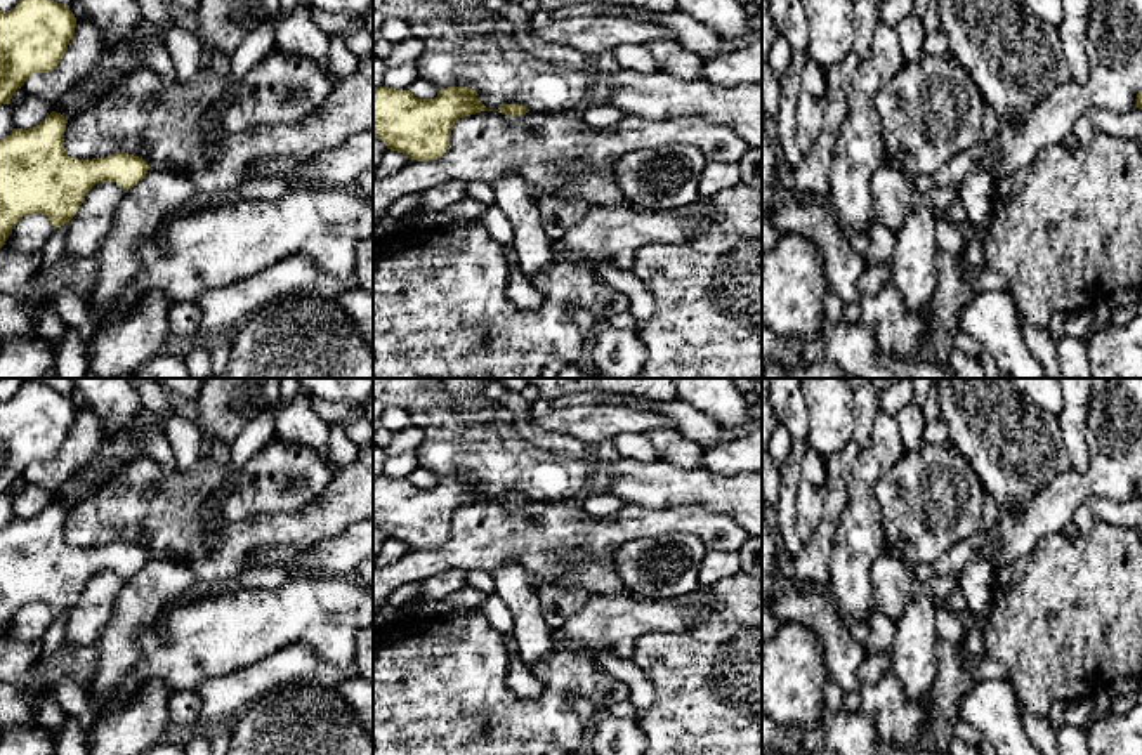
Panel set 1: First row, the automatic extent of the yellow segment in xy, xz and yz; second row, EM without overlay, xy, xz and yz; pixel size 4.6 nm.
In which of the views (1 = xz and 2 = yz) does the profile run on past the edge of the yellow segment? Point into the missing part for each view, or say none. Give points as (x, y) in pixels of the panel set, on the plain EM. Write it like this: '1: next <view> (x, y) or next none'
1: next none
2: next none

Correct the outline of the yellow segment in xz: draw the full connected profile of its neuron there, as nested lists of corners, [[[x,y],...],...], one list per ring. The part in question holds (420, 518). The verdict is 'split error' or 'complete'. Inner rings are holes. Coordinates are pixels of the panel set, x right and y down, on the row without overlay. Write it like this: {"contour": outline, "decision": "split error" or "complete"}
{"contour": [[[380,476],[373,481],[373,528],[382,528],[387,538],[410,548],[430,550],[446,542],[453,514],[481,500],[521,505],[529,498],[521,493],[488,498],[469,476],[441,477],[434,488],[417,488],[410,479]]], "decision": "complete"}

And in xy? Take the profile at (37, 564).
{"contour": [[[52,500],[40,514],[14,517],[0,529],[0,637],[23,606],[42,602],[57,618],[69,613],[95,573],[116,571],[128,580],[151,557],[127,542],[71,547],[64,538],[66,512]]], "decision": "complete"}

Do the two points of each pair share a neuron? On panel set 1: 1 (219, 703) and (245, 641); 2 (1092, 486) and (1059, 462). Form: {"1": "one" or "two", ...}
{"1": "two", "2": "two"}

